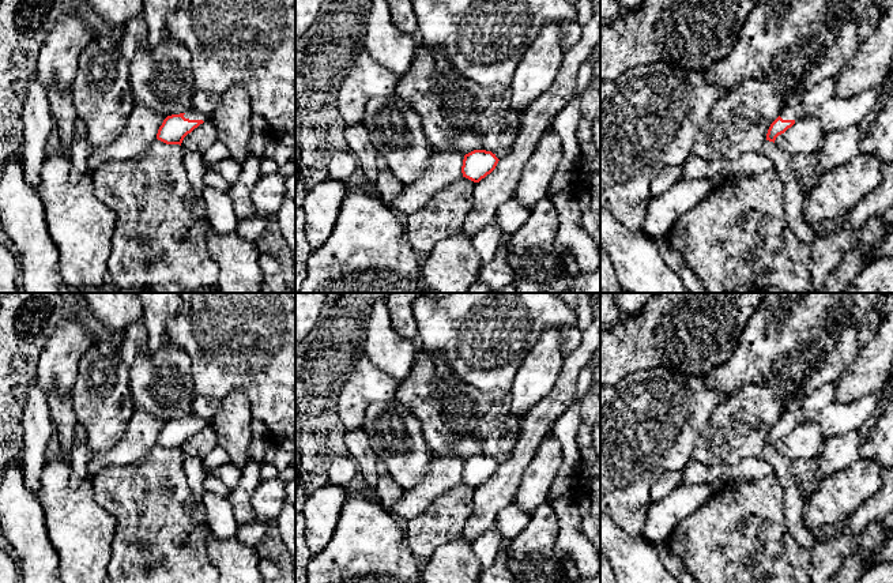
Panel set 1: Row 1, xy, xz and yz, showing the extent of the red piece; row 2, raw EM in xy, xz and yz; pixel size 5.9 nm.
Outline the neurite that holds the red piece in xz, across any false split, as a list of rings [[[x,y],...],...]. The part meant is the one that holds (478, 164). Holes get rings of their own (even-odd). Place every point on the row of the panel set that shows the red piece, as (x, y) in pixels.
[[[474,150],[464,155],[461,166],[463,177],[479,183],[496,169],[498,161],[491,151]]]

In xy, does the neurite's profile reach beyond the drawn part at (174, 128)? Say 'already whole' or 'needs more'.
needs more

